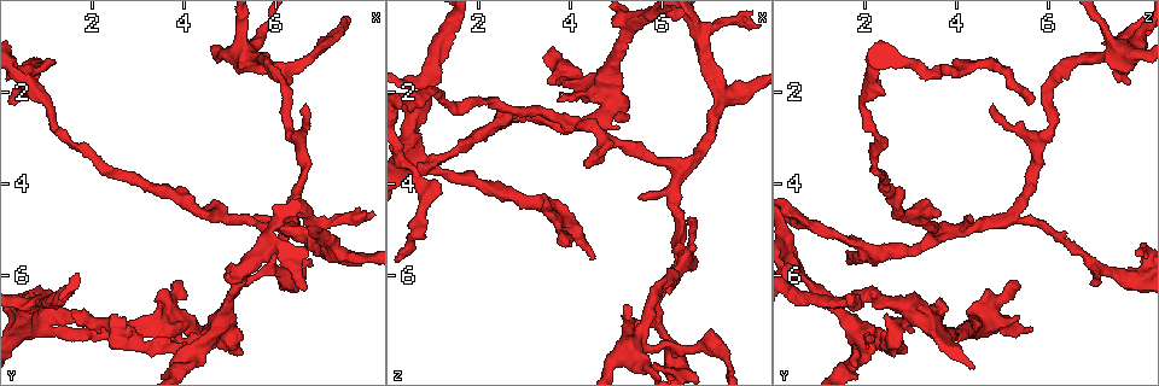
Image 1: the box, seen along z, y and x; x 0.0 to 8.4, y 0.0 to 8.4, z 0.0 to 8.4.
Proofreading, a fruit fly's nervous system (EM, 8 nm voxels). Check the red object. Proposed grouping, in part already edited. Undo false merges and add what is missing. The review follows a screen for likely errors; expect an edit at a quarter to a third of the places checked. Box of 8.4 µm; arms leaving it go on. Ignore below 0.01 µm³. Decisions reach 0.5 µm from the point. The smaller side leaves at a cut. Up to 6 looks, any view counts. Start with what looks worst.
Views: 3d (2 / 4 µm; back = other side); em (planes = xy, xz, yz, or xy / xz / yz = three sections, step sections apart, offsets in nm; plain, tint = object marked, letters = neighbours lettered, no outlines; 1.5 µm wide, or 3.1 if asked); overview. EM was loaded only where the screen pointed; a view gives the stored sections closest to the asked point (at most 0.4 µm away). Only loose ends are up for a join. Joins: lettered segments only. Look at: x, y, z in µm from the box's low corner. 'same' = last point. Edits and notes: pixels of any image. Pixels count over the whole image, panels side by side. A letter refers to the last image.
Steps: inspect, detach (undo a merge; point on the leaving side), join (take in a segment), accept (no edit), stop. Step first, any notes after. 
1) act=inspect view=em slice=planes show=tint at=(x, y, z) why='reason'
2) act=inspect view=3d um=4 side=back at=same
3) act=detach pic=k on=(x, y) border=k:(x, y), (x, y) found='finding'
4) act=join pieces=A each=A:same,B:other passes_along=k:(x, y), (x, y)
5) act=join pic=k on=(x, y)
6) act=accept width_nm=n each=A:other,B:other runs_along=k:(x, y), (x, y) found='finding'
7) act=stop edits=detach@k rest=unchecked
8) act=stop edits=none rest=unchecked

act=inspect view=3d um=4 side=back at=(6.30, 4.65, 5.40) why='three-way junction'

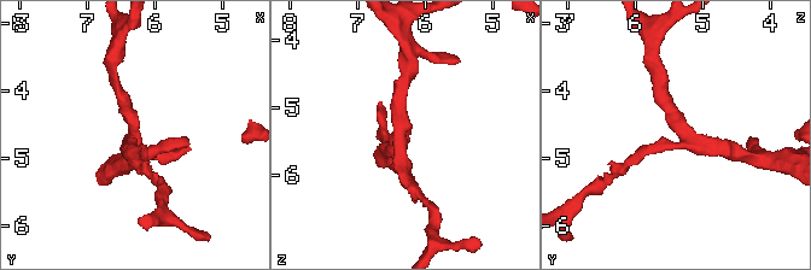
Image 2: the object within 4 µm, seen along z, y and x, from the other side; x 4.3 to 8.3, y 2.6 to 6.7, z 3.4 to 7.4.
act=inspect view=em slice=planes show=tint at=(6.30, 4.60, 5.35) arms=3 arm_widths_nm=170,180,220 why='need the tissue'

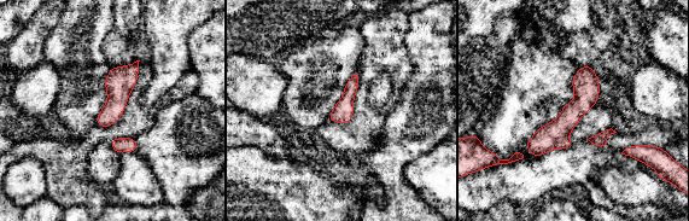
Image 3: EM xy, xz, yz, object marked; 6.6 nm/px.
act=inspect view=em slice=planes show=letters at=same

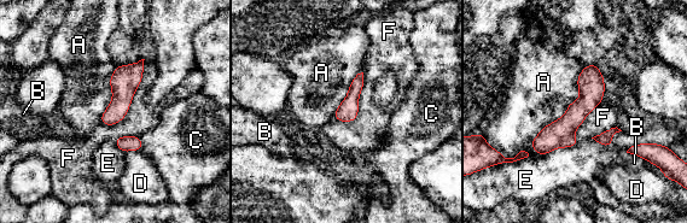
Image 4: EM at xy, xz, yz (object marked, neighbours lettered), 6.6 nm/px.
act=accept longest_contact=A:700nm each=A:other,B:other,C:other,D:other,E:other,F:other border=4:(144, 59), (127, 113), (104, 125) found='continuous, no second neuron'

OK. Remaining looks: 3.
act=inspect view=em slice=xz step=8 show=tint at=(0.75, 6.55, 1.80) why='three arms meet'

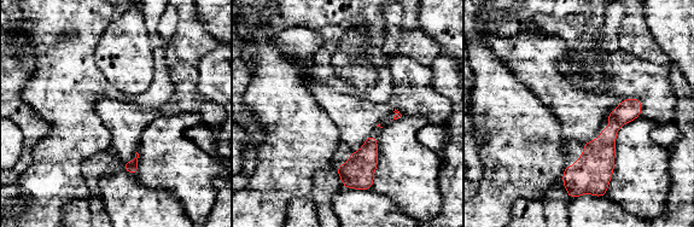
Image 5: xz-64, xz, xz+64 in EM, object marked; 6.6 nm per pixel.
act=inspect view=em slice=planes show=letters at=same

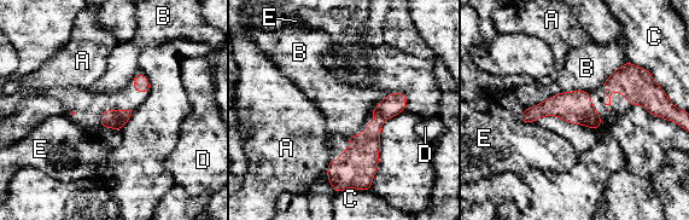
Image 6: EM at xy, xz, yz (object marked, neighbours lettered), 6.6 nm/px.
act=accept each=A:other,B:other,C:other,D:other,E:other border=6:(589, 92), (559, 92), (525, 109) found='continuous, no second neuron'

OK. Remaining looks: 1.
act=stop edits=none rest=unchecked

